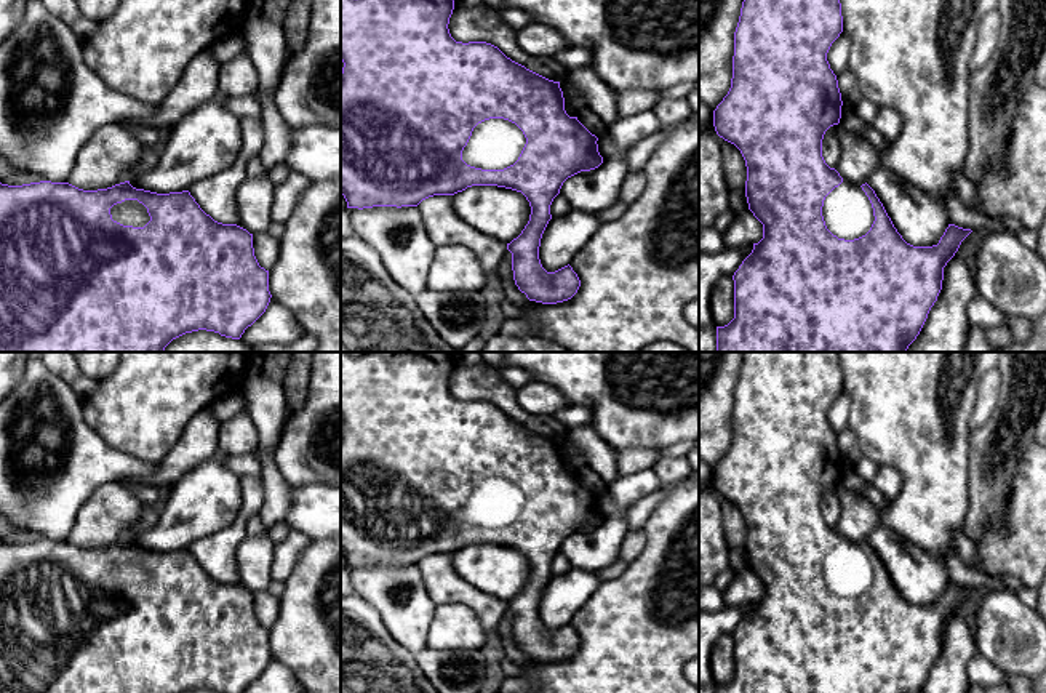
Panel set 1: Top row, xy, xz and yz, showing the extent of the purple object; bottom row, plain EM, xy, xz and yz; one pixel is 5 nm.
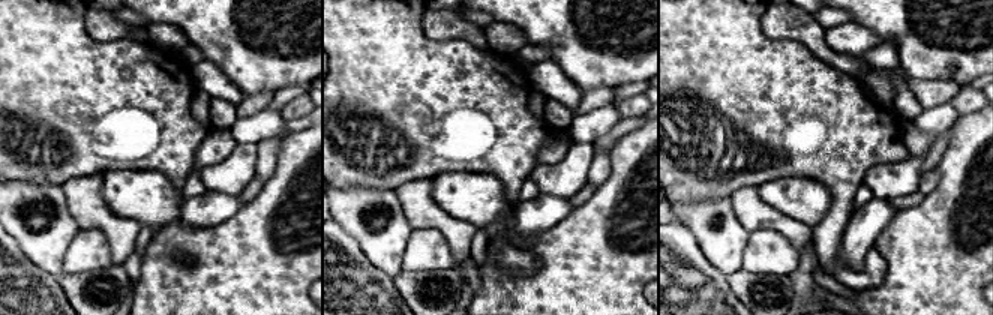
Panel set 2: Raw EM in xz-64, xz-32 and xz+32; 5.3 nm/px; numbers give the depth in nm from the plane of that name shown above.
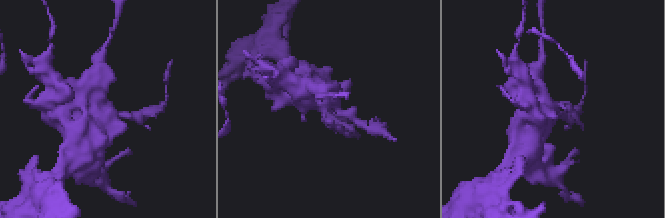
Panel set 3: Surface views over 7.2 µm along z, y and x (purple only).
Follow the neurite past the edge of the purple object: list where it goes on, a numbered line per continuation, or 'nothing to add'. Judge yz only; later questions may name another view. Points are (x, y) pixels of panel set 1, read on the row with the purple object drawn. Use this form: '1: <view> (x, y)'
1: yz (848, 213)

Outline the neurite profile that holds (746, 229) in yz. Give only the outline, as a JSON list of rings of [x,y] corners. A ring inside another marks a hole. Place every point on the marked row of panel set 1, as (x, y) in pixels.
[[[747,208],[734,213],[733,222],[723,234],[726,248],[741,248],[744,245],[758,243],[763,238],[763,224]]]

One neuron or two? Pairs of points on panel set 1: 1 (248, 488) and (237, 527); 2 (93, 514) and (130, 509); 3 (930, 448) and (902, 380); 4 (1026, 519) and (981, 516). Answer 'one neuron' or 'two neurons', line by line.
1: one neuron
2: one neuron
3: one neuron
4: two neurons

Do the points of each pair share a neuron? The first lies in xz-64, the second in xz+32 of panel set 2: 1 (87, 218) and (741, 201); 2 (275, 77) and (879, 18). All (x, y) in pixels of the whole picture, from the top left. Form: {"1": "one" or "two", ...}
{"1": "one", "2": "one"}

